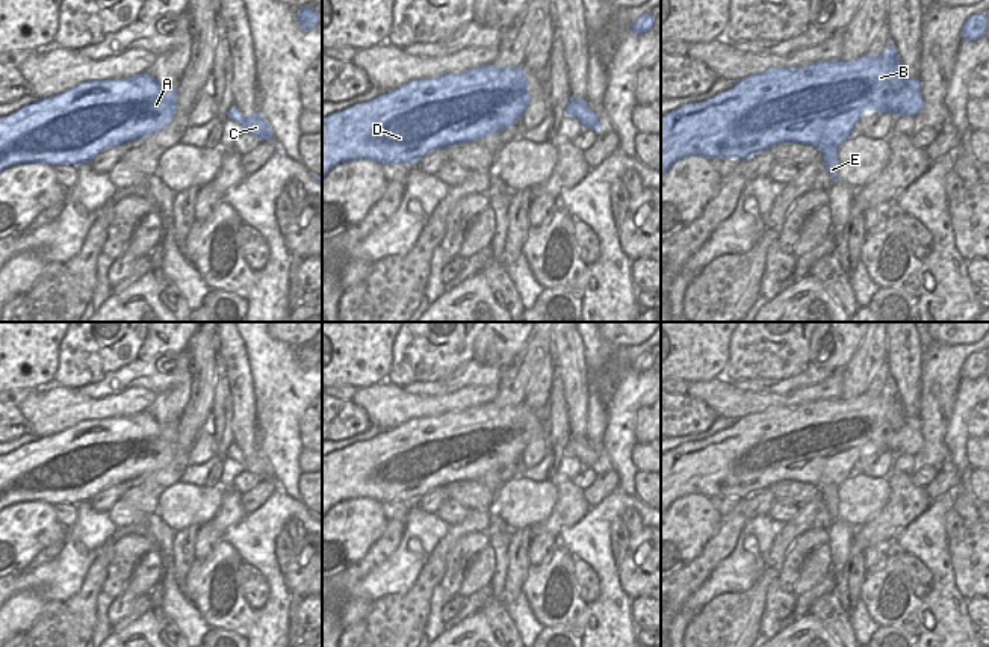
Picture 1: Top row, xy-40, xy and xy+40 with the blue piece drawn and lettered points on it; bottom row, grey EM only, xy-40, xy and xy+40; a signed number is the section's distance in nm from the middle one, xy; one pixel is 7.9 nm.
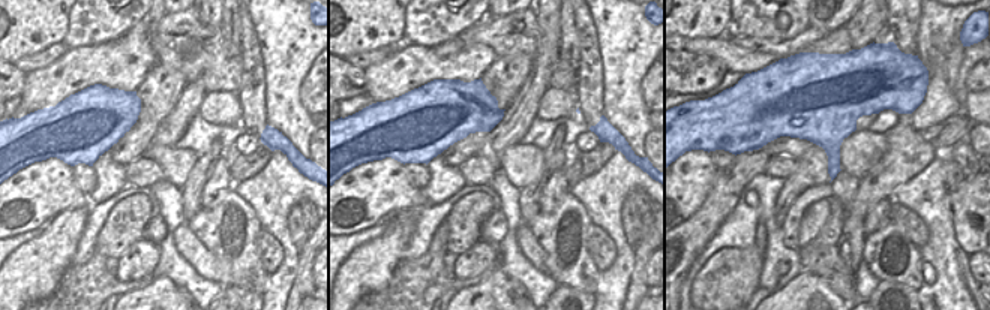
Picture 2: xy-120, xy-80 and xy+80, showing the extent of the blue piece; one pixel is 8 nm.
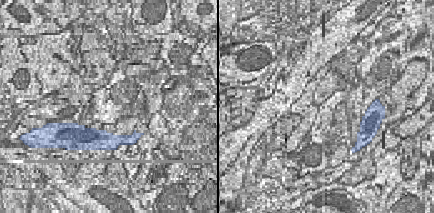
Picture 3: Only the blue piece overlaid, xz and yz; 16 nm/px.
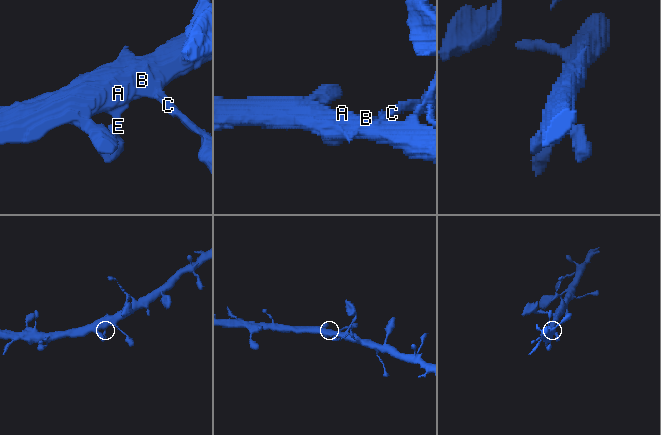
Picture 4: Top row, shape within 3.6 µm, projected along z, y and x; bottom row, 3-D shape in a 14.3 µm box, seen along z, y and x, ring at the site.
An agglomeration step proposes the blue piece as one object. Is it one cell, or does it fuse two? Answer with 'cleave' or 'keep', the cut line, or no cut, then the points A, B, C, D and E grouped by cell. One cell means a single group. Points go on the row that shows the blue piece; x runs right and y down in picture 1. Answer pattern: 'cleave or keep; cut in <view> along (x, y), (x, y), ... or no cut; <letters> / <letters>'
keep; no cut; A B C D E

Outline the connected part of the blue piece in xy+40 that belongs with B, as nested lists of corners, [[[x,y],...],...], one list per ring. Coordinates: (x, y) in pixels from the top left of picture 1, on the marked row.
[[[892,44],[882,56],[865,53],[848,62],[838,57],[797,68],[771,67],[736,80],[733,88],[712,98],[661,115],[661,177],[676,160],[691,154],[743,160],[779,142],[805,142],[821,151],[830,178],[836,180],[838,148],[854,135],[865,110],[916,116],[921,109],[921,80],[906,76]]]

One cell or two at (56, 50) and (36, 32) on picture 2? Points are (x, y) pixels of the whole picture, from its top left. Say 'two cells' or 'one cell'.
two cells

